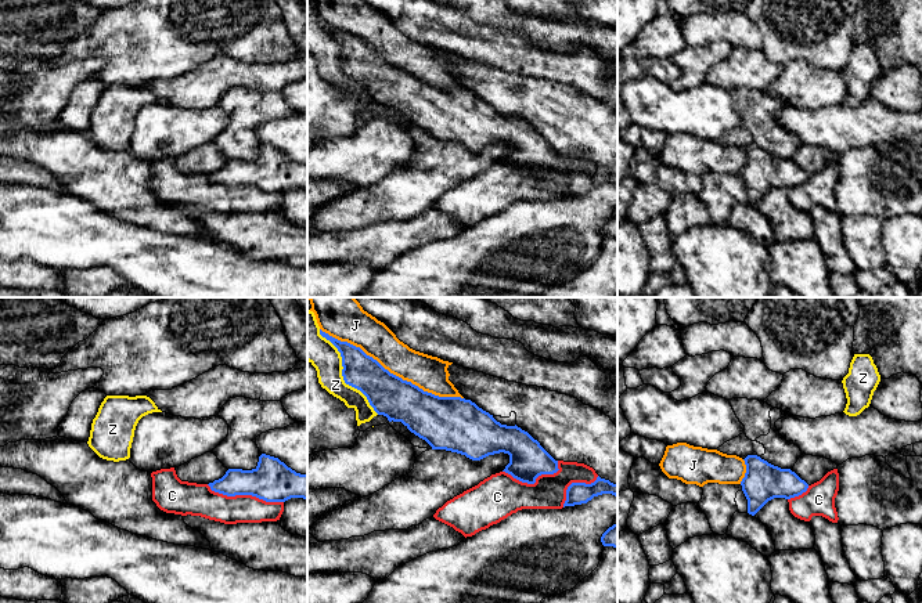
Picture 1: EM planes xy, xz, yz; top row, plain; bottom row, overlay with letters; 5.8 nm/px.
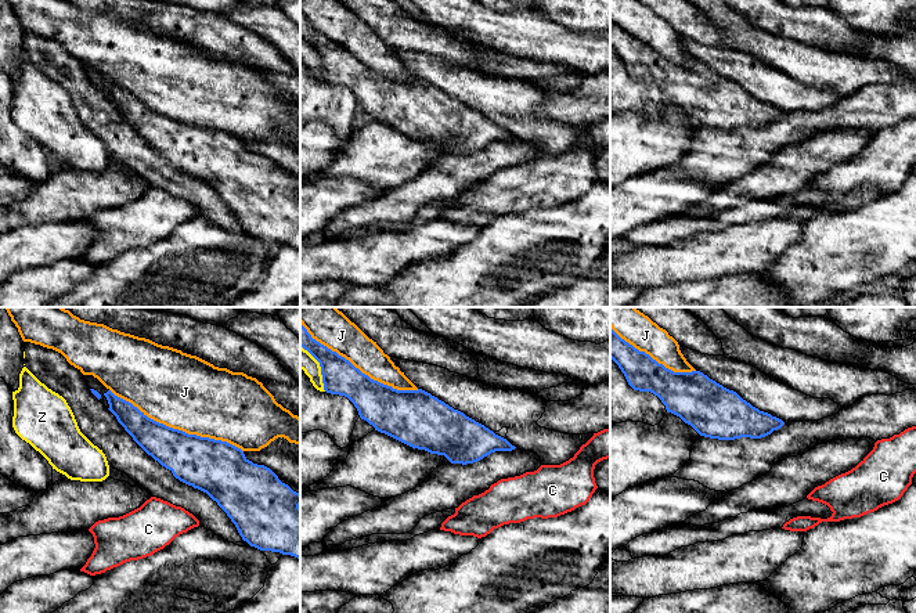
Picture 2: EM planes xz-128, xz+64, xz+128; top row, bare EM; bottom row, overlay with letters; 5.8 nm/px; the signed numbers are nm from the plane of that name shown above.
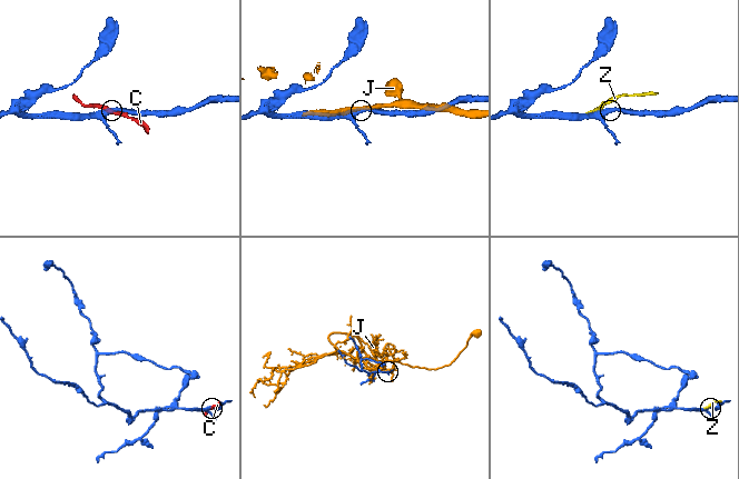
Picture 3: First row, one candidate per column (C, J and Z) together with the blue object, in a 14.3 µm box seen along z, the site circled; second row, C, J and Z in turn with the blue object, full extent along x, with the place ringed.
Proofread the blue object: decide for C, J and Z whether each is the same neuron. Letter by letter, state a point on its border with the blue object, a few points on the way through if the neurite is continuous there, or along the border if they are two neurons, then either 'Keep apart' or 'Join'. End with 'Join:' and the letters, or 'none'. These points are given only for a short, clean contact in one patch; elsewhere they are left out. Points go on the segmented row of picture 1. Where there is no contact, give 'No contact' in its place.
C: Touches blue at xy (245, 494). Keep apart
J: Touches blue at xz (392, 374). Keep apart
Z: Touches blue at xz (342, 374). Keep apart
Join: none

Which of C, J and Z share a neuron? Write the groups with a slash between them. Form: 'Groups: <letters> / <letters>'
Groups: C / J / Z

